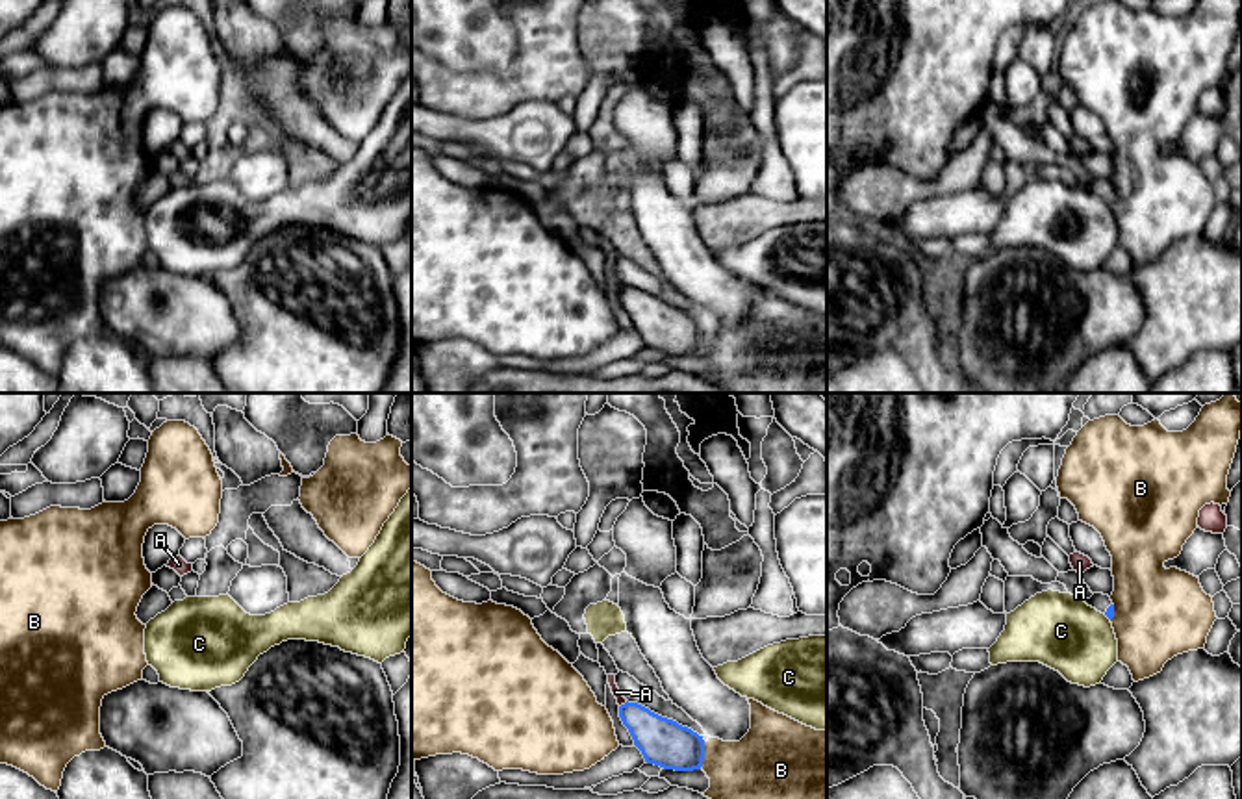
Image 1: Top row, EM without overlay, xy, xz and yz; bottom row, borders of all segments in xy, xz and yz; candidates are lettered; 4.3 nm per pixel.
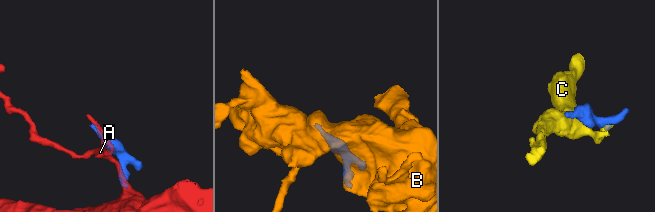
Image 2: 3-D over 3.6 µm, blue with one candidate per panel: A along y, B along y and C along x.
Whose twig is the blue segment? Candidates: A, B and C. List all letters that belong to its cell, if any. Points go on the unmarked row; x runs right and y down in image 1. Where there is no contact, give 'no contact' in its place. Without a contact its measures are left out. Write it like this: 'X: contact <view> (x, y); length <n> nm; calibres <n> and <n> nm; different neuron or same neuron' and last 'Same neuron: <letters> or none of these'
A: contact xz (625, 288); length 50 nm; calibres 200 and 40 nm; different neuron
B: contact xz (703, 340); length 120 nm; calibres 200 and 360 nm; different neuron
C: contact yz (1107, 201); length 40 nm; calibres 40 and 320 nm; different neuron
Same neuron: none of these

